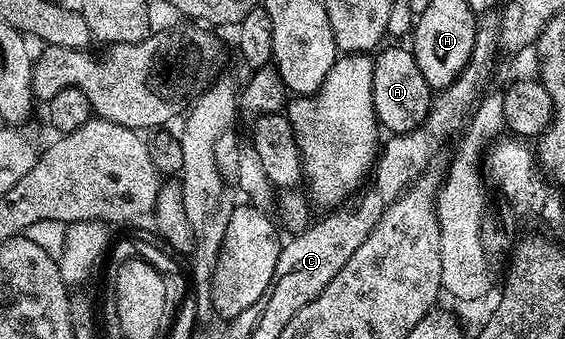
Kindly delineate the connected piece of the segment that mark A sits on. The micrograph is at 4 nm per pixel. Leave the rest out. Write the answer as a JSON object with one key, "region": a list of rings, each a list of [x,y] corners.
{"region":[[[387,47],[378,50],[373,59],[373,108],[384,130],[386,127],[393,135],[406,135],[429,118],[431,89],[427,81],[423,81],[423,73],[419,73],[412,50]]]}

